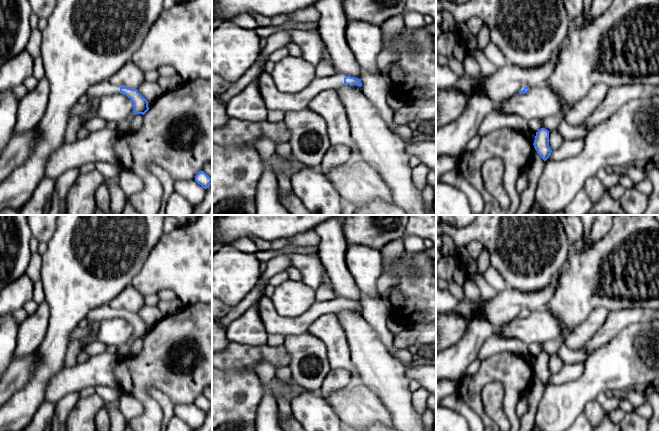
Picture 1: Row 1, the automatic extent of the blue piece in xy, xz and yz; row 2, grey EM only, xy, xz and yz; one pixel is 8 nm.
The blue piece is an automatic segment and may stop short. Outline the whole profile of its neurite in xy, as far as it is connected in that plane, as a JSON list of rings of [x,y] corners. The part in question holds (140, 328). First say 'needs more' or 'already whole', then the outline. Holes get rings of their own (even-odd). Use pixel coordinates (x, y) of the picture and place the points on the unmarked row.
needs more; [[[109,304],[90,311],[86,319],[90,322],[99,323],[104,319],[116,317],[122,317],[131,323],[133,326],[134,338],[144,339],[149,334],[148,325],[138,316],[137,313],[112,309]]]

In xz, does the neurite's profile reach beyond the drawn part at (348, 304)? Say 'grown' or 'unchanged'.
grown

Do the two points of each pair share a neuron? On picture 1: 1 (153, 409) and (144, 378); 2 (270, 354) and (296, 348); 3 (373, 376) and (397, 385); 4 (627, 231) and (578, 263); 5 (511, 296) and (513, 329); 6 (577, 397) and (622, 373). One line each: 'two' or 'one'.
1: one
2: two
3: one
4: one
5: two
6: one

